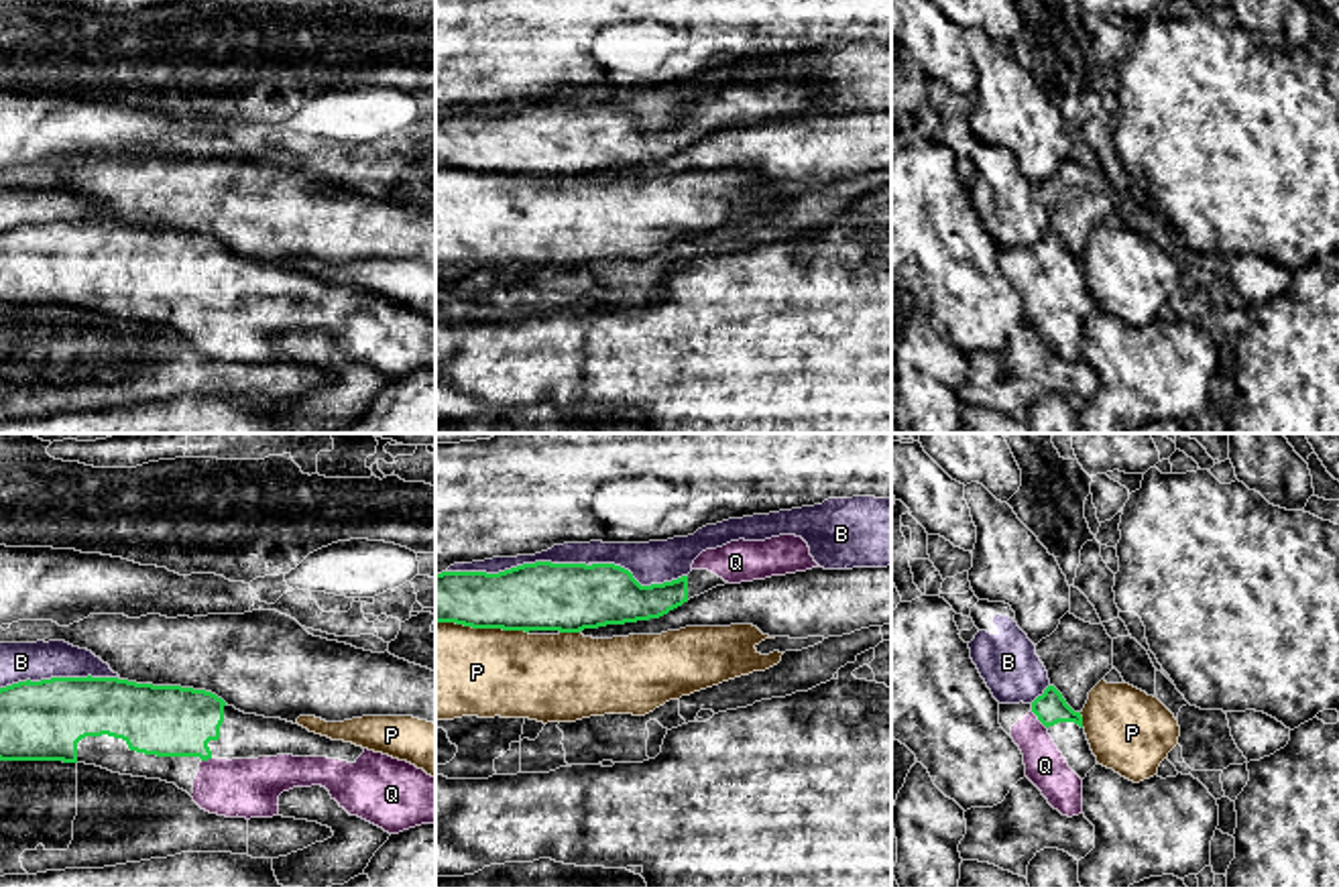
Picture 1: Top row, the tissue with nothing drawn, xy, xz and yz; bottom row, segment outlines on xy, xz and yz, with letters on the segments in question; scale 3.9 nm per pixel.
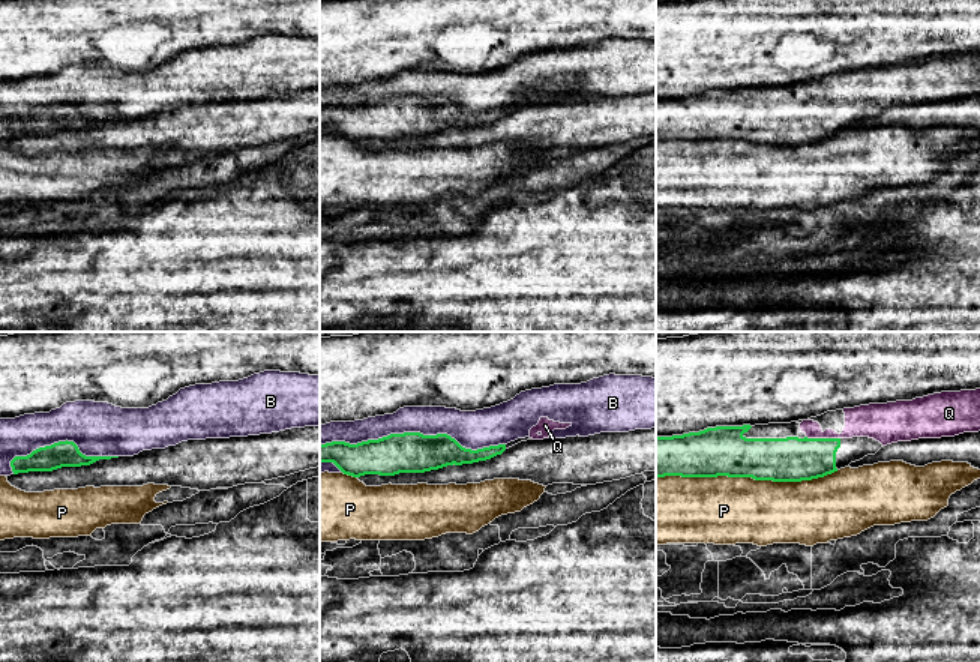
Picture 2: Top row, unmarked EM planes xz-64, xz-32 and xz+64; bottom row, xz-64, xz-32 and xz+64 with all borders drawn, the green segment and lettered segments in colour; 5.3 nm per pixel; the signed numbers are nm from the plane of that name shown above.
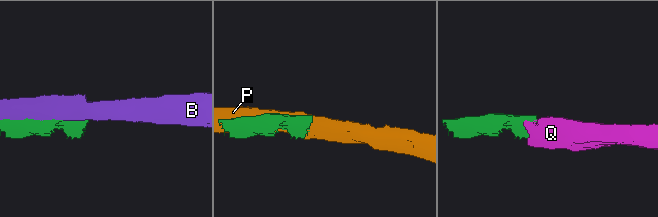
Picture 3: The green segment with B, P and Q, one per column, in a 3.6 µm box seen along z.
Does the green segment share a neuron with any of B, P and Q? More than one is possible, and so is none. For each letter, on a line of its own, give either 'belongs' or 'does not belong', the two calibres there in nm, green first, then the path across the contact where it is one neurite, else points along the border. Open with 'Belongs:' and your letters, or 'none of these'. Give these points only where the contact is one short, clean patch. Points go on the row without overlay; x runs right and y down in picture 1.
Belongs: Q
B: does not belong; 280 nm thick on the green side, 80 nm on the other
P: does not belong; 280 nm thick on the green side, 380 nm on the other
Q: belongs; 130 nm thick on the green side, 160 nm on the other; runs through yz (1051, 253), (1038, 263), (1038, 296), (1044, 310)

